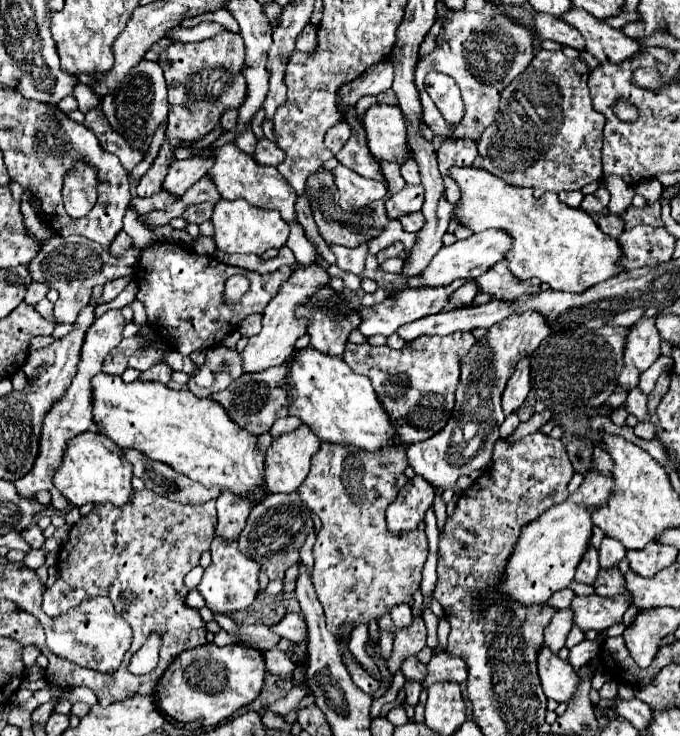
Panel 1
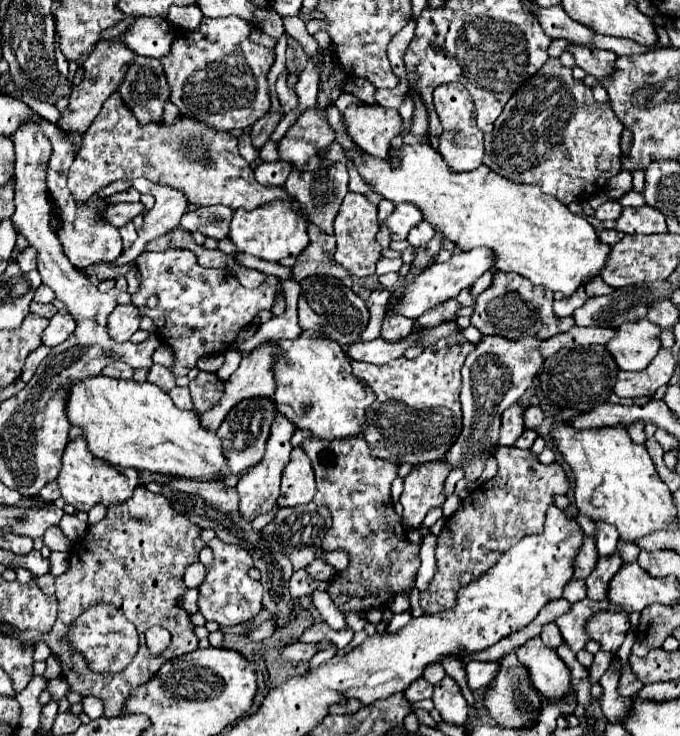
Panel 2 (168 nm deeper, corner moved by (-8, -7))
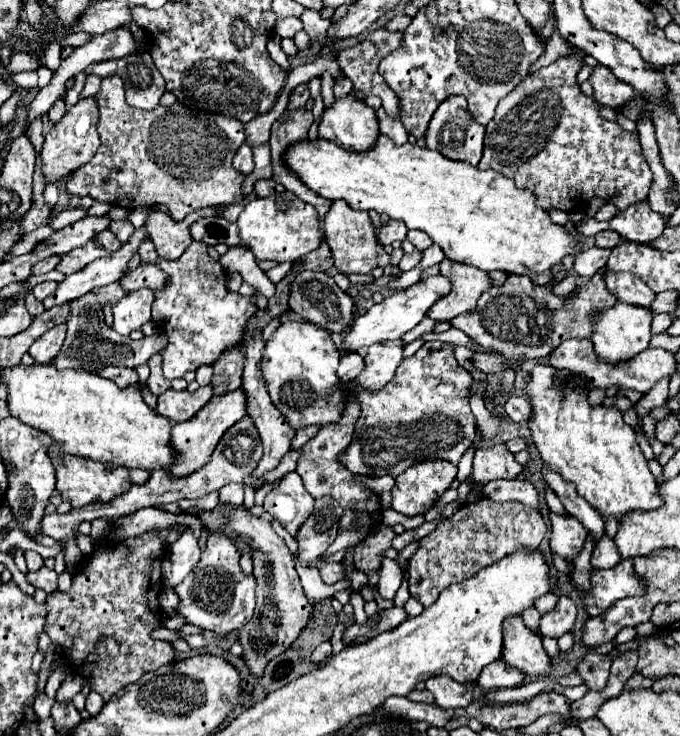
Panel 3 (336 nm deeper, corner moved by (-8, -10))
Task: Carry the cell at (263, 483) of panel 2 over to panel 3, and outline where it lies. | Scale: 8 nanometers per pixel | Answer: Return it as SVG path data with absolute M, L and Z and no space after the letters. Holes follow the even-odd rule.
M252 332L246 336L246 346L244 346L244 354L246 354L246 366L244 366L244 374L242 374L242 388L246 390L248 396L248 416L254 418L254 424L260 432L260 440L264 444L264 456L258 462L256 470L252 472L252 478L260 478L270 472L272 468L276 468L276 464L280 462L280 458L290 450L290 442L296 434L294 428L290 428L290 424L284 420L284 416L280 416L280 412L276 410L276 406L272 404L270 396L268 396L268 388L264 384L264 376L262 376L262 368L260 368L260 360L262 360L262 352L264 352L264 340L262 340L262 332Z

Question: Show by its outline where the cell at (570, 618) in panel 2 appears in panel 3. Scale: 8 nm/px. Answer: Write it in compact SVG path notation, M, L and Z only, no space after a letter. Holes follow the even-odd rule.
M560 596L556 610L542 616L540 634L550 636L550 638L560 638L572 628L572 624L576 622L576 616L578 616L578 608L574 600L568 596Z

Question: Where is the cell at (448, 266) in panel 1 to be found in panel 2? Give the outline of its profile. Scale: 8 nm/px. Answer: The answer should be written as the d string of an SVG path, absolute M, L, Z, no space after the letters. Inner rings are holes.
M480 247L480 249L470 249L468 253L456 253L446 263L436 263L424 269L420 275L416 275L414 281L408 287L404 287L404 291L398 295L394 307L386 307L386 313L402 315L416 321L416 317L420 317L426 309L456 297L466 287L472 287L474 281L488 269L492 269L492 253L488 253L488 249Z

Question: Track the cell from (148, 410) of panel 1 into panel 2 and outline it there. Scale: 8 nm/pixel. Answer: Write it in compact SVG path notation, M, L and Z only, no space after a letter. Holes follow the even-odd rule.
M106 375L72 381L66 397L66 417L70 425L84 431L94 457L116 467L148 469L190 479L210 479L224 467L222 445L216 433L208 433L198 423L196 411L182 411L168 401L168 395L144 381L110 379Z

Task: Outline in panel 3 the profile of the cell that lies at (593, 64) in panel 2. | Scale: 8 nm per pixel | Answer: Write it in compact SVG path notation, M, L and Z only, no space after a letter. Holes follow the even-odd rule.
M602 64L594 66L590 82L594 86L596 100L610 108L624 106L634 96L634 88L630 84L622 84L622 80L616 80L616 76L612 76L612 72L608 72Z

